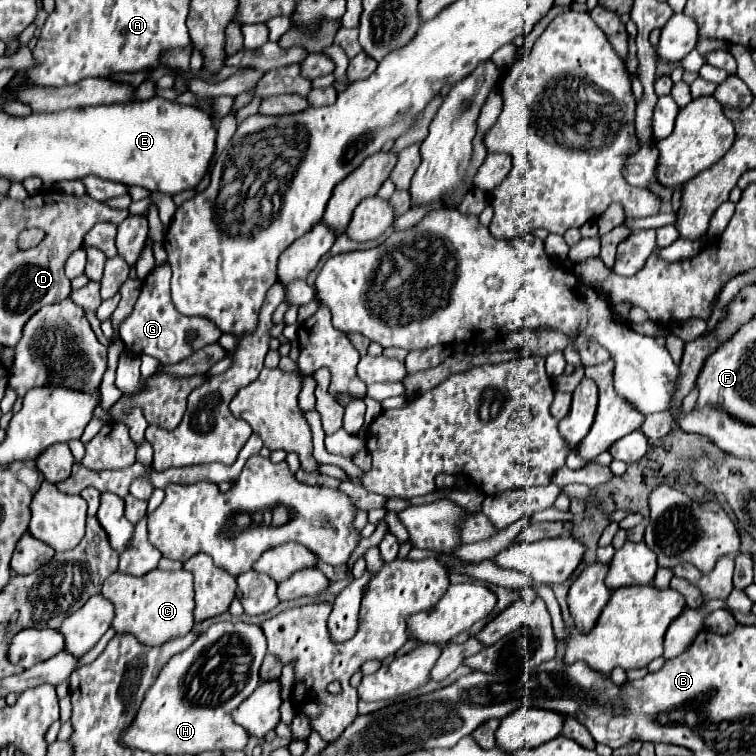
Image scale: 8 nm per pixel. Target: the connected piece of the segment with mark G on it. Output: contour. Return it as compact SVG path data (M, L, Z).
M168 260L160 266L156 266L142 284L140 290L140 298L134 304L134 310L130 312L130 316L120 324L120 338L126 344L126 350L132 354L148 354L154 356L156 360L160 360L162 366L166 364L178 364L182 360L186 360L188 356L192 356L196 350L218 342L222 336L222 330L208 318L200 318L200 316L184 316L180 314L172 300L170 300L170 264Z

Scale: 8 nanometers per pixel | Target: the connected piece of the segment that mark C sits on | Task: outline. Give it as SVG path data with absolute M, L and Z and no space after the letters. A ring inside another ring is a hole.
M116 570L104 580L102 594L116 608L112 628L116 632L132 632L142 644L148 646L164 644L170 638L188 634L194 626L192 574L188 574L186 570L178 572L152 570L144 576L120 574L120 570Z

